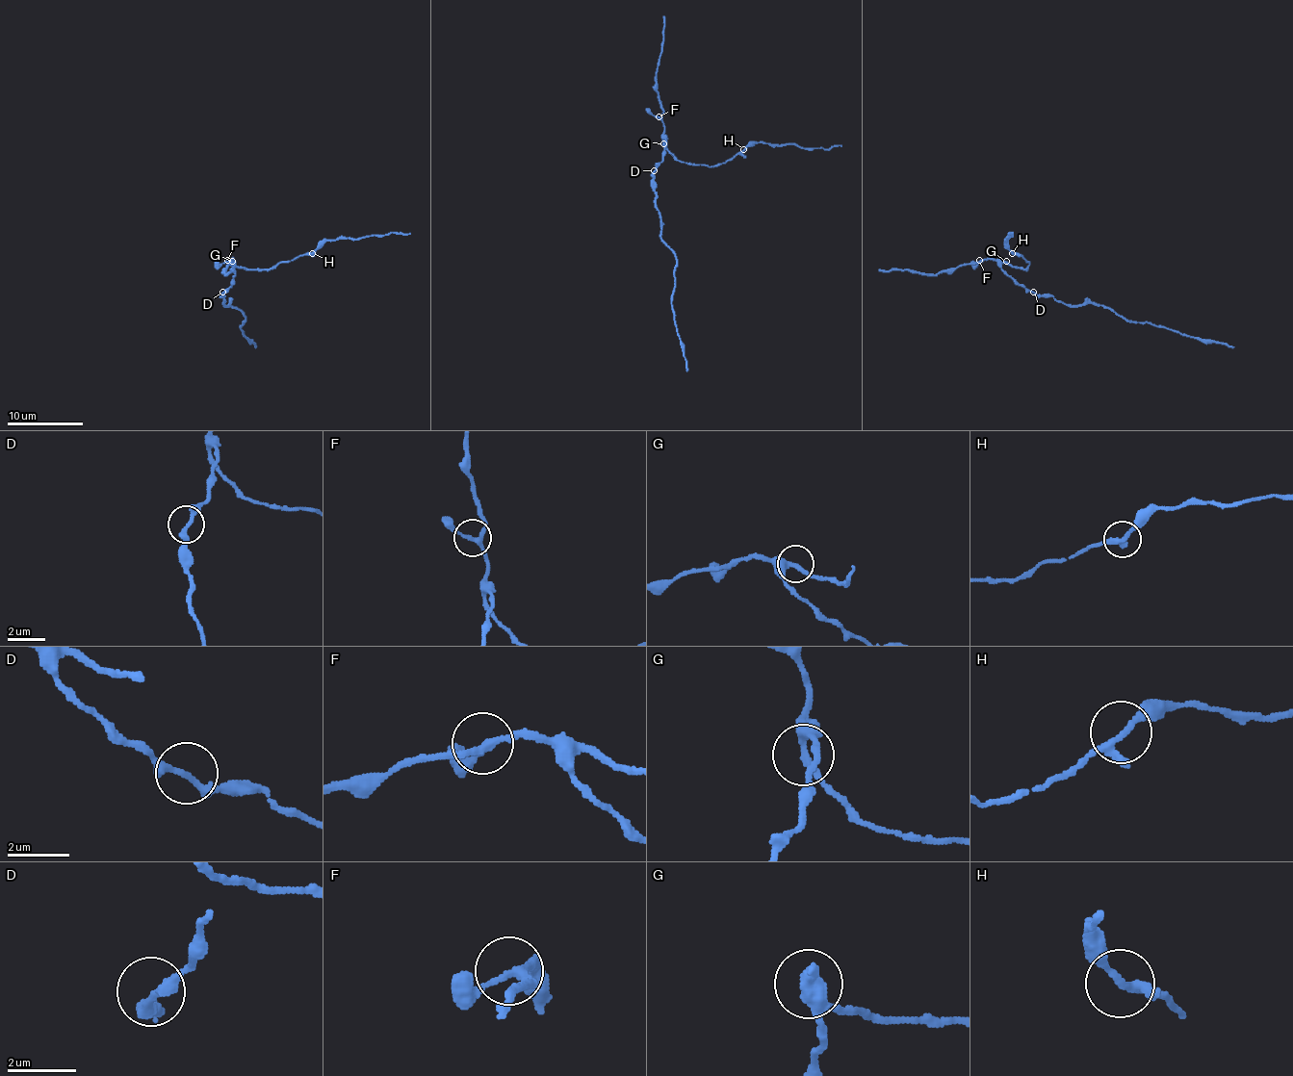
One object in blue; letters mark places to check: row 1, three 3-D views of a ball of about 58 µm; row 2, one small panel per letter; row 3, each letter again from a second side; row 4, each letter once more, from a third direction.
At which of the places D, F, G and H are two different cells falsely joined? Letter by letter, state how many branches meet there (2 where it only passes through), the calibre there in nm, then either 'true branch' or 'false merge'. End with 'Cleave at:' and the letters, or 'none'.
D: 2 | 240 nm | true branch
F: 3 | 200 nm | true branch
G: 3 | 240 nm | true branch
H: 3 | 200 nm | true branch
Cleave at: none

